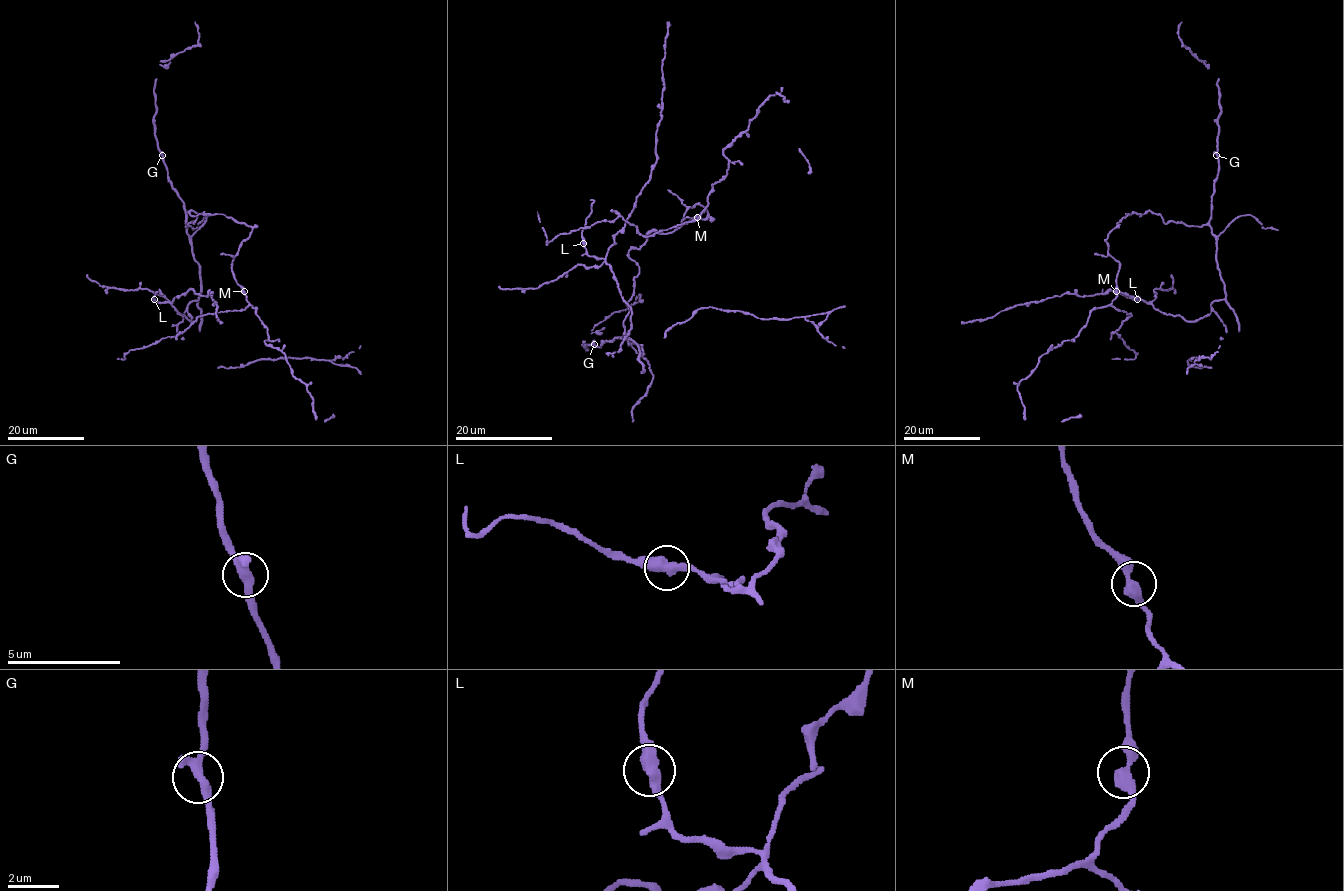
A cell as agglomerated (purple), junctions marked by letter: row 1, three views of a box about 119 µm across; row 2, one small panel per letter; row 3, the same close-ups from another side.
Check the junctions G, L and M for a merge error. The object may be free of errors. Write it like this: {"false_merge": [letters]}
{"false_merge": ["L"]}

